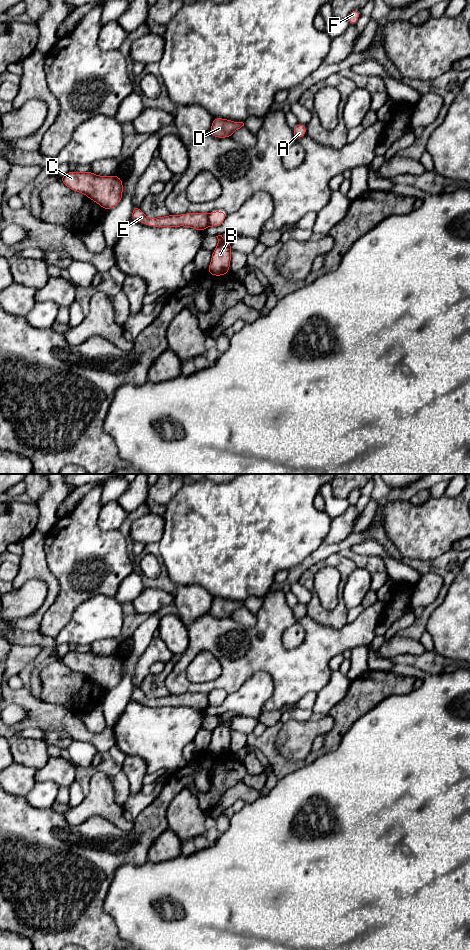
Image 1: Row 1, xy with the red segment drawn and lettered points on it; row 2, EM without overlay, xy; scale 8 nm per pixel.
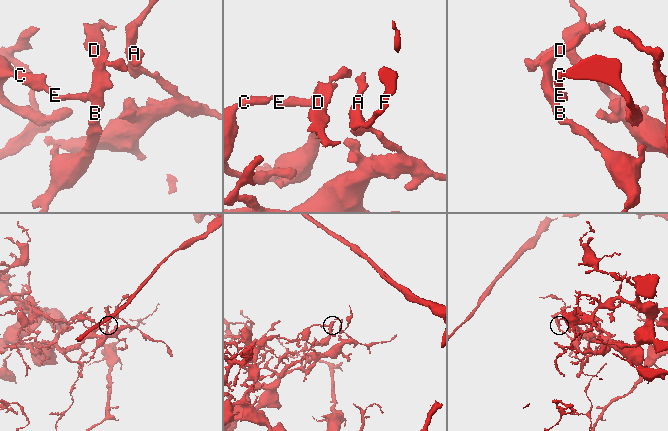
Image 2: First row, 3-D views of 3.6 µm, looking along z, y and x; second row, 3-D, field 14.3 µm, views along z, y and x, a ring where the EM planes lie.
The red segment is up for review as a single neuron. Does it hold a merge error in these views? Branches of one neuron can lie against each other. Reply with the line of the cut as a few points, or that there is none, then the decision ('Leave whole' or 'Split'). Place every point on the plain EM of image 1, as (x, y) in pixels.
Split along xy (207, 694), (207, 703), (209, 705). Split

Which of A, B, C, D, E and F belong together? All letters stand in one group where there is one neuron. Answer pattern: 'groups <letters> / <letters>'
groups A C E F / B D

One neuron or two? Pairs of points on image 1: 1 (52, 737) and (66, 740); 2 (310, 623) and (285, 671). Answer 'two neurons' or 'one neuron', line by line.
1: one neuron
2: one neuron

